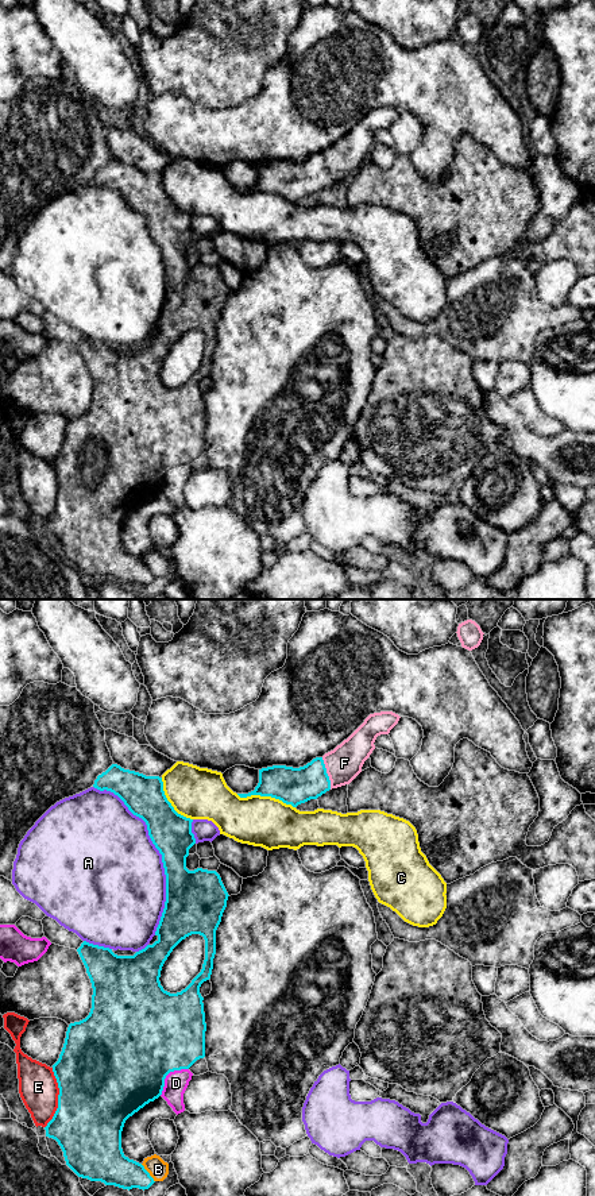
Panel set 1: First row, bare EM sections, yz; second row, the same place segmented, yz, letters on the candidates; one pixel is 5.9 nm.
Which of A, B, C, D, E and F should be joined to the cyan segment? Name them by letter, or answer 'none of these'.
F

